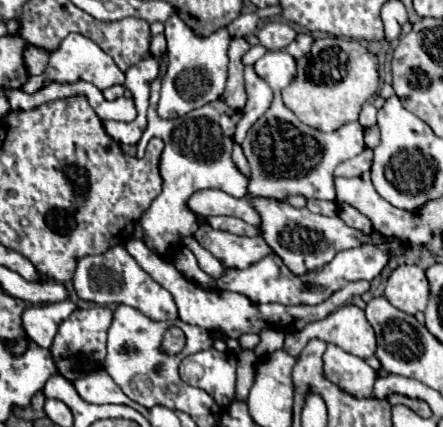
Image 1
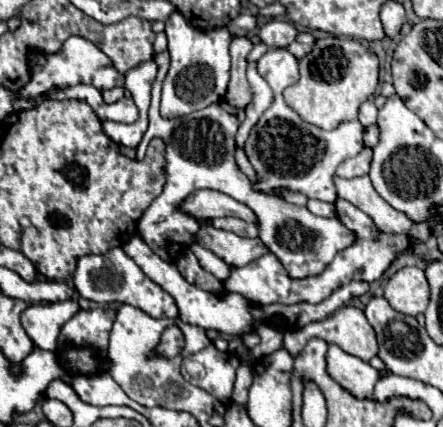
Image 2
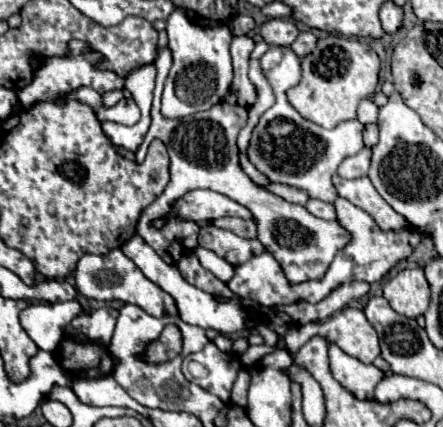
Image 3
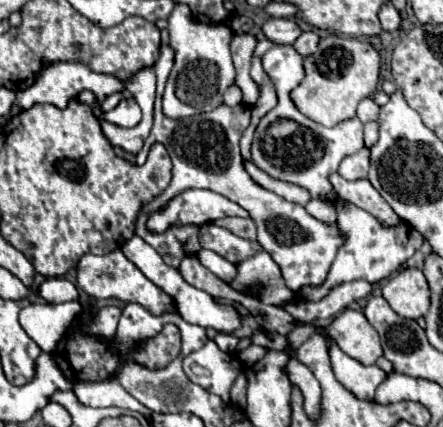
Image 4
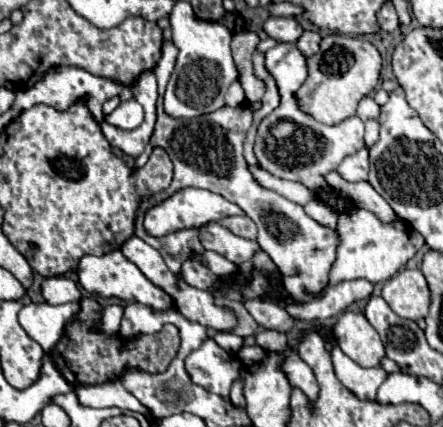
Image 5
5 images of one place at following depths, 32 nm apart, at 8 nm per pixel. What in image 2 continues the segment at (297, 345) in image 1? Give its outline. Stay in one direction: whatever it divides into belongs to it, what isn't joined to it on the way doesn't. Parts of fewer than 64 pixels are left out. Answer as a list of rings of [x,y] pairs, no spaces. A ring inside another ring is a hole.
[[[344,306],[340,308],[338,312],[334,312],[332,316],[328,316],[326,320],[320,320],[320,322],[312,322],[300,330],[288,330],[284,332],[284,348],[292,354],[292,356],[298,356],[300,350],[306,346],[306,342],[310,338],[322,338],[326,340],[328,344],[336,344],[340,346],[344,352],[352,354],[352,356],[358,356],[362,358],[364,362],[368,362],[370,358],[374,358],[378,354],[378,344],[376,344],[376,334],[372,332],[372,326],[368,324],[364,312],[360,308],[354,308],[354,306]]]

